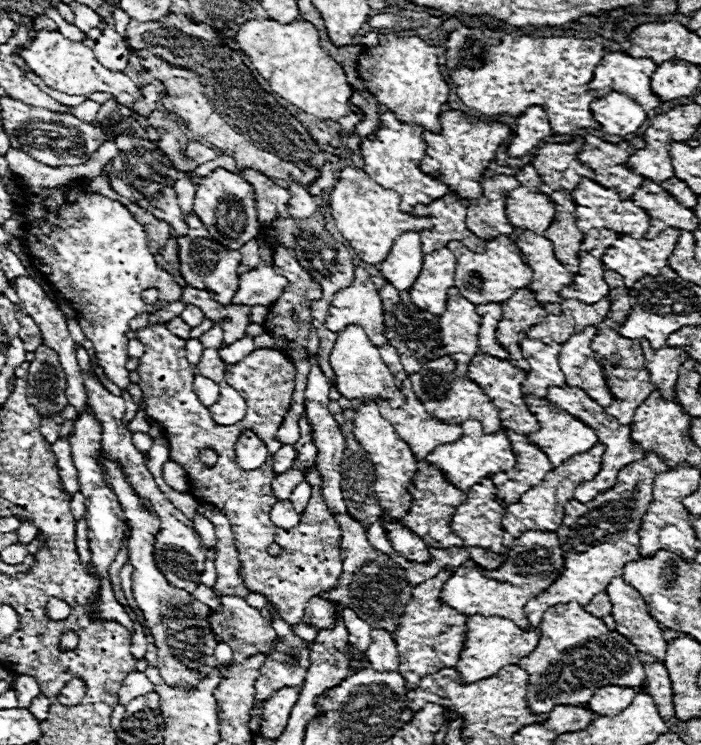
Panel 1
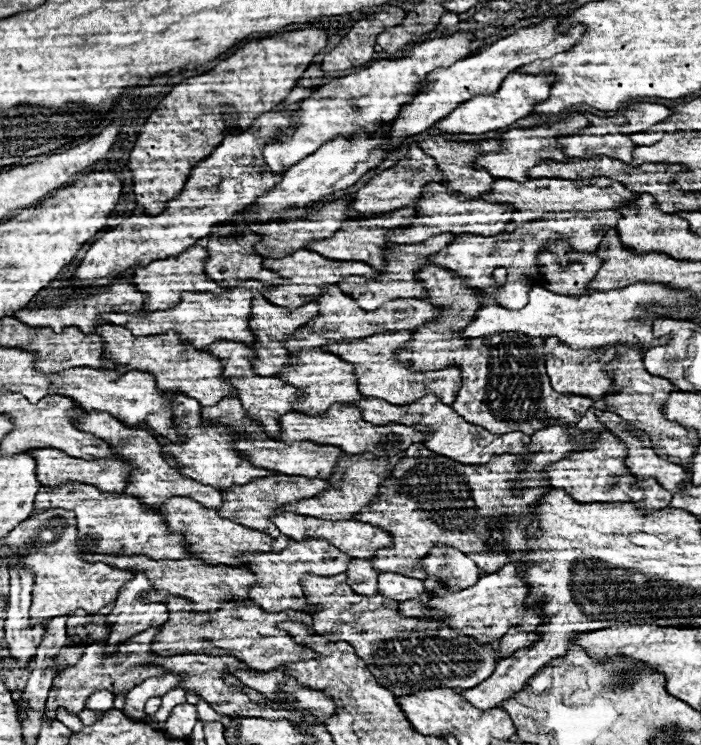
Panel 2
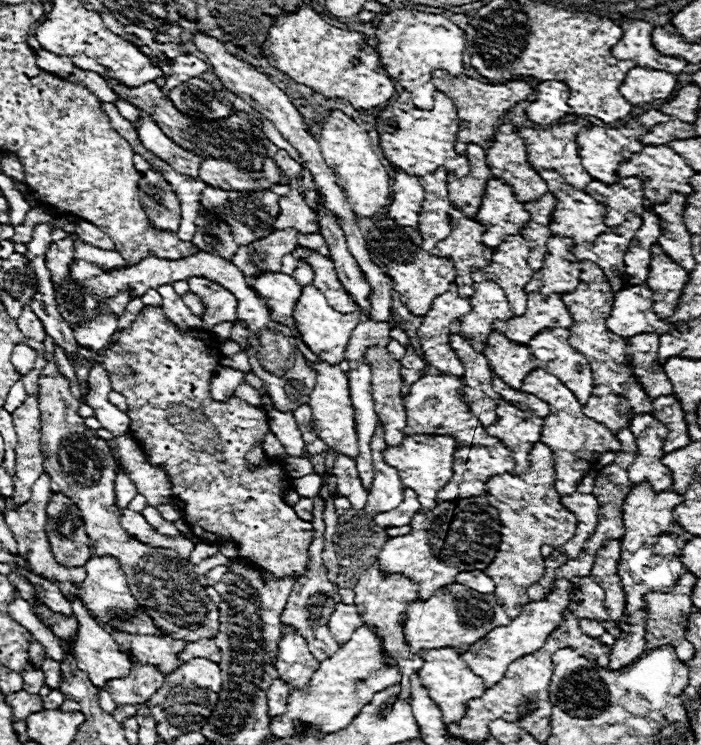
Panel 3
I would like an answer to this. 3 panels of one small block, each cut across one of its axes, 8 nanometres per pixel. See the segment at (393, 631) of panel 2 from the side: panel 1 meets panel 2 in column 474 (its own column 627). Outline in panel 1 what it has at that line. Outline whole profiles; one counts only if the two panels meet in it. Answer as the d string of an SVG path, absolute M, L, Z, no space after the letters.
M558 604L544 612L540 624L540 642L532 656L518 660L518 666L528 672L526 702L532 714L546 724L548 714L558 704L588 704L596 688L604 684L620 684L640 688L644 684L644 668L638 660L638 650L622 634L610 632L606 624L588 614L584 606Z

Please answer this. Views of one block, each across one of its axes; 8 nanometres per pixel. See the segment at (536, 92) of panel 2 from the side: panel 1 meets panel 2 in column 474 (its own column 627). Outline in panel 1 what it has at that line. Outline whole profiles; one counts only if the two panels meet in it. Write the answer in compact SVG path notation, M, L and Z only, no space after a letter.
M610 92L594 100L590 104L590 110L596 122L600 122L600 130L614 136L626 136L636 132L648 118L640 104L620 92Z

